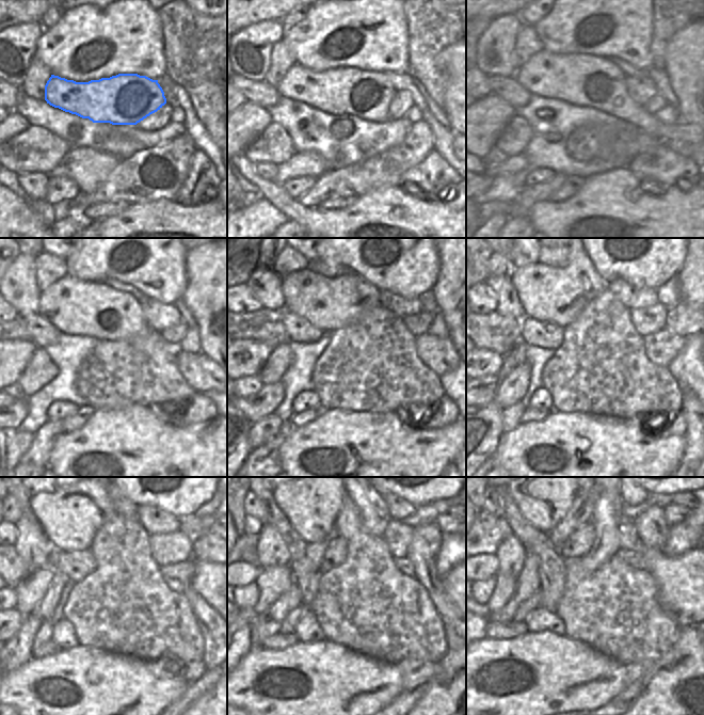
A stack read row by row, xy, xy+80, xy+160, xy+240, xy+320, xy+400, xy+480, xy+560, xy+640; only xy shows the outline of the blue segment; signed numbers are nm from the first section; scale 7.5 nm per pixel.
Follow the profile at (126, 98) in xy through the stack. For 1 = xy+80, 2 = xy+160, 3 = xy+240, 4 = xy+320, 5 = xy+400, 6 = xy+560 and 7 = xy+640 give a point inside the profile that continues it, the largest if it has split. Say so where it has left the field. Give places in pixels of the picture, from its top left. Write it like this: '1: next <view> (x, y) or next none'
1: next xy+80 (367, 95)
2: next xy+160 (587, 80)
3: next xy+240 (75, 306)
4: next xy+320 (329, 303)
5: next xy+400 (557, 295)
6: next xy+560 (312, 501)
7: next xy+640 (544, 498)

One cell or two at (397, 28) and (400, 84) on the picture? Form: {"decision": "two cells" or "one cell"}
{"decision": "two cells"}

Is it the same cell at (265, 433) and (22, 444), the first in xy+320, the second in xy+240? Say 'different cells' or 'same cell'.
same cell

